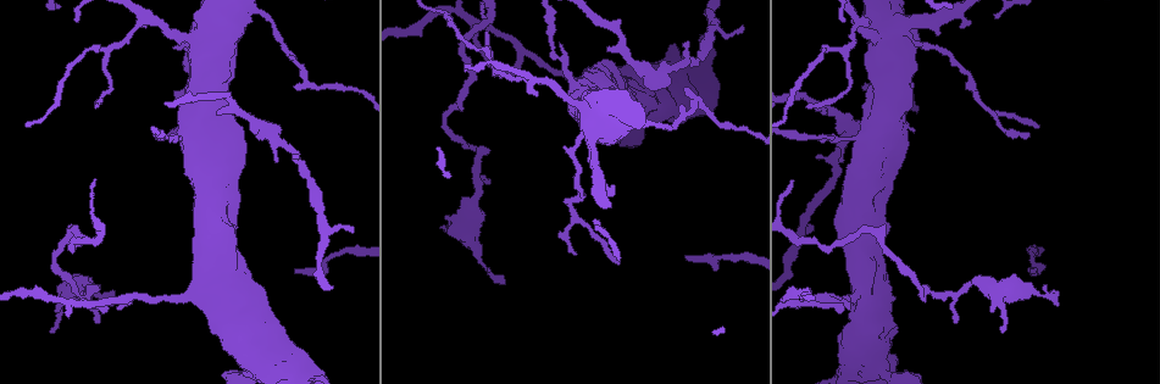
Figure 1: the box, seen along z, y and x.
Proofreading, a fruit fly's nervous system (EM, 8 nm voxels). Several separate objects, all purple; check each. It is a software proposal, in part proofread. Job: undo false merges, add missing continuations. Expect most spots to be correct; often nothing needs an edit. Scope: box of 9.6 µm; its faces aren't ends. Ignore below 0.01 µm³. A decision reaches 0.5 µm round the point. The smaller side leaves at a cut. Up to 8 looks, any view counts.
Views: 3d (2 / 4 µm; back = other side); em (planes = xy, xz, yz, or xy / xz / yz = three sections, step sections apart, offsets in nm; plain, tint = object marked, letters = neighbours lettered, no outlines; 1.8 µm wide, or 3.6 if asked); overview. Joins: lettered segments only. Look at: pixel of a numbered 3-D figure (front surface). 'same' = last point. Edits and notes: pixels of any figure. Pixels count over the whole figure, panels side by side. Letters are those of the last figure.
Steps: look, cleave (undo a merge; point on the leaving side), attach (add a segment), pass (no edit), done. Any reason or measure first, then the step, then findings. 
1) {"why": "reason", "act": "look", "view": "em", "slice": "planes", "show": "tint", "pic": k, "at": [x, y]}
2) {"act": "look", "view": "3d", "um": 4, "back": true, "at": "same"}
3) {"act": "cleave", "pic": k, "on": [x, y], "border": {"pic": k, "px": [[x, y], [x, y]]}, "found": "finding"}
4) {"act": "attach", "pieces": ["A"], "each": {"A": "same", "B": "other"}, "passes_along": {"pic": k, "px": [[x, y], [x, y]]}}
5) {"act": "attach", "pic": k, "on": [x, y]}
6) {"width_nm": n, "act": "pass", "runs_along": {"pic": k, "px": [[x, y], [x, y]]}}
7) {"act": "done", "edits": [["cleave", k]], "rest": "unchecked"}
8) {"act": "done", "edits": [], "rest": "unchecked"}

{"why": "sudden change in width", "act": "look", "view": "3d", "um": 4, "pic": 1, "at": [965, 289]}

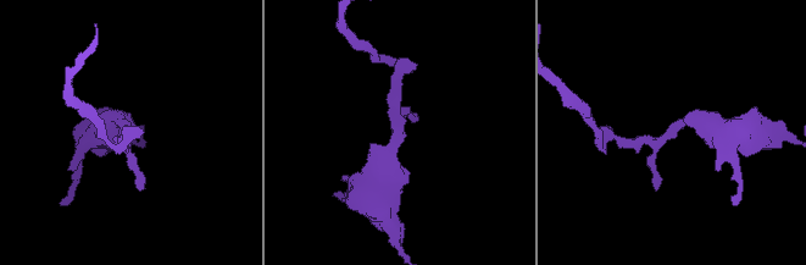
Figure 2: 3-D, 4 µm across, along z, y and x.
{"act": "look", "view": "em", "slice": "xy", "step": 4, "show": "tint", "pic": 2, "at": [397, 132]}

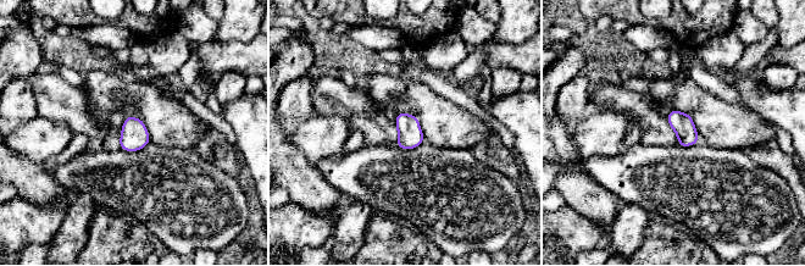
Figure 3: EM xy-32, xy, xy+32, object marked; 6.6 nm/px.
{"act": "look", "view": "em", "slice": "planes", "show": "letters", "at": "same"}

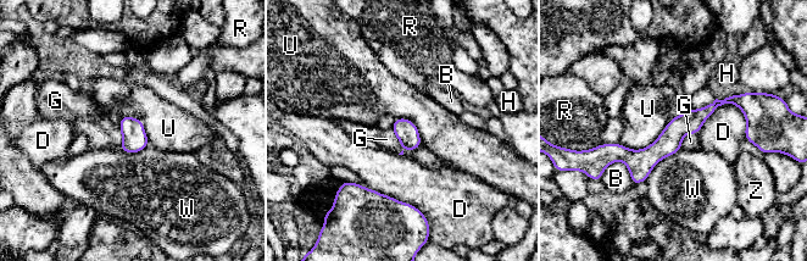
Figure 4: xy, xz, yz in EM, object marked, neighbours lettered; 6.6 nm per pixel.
{"longest_contact_nm": ["U", 500], "act": "pass", "each": {"B": "other", "D": "other", "G": "other", "H": "other", "R": "other", "U": "other", "W": "other", "Z": "other"}, "border": {"pic": 4, "px": [[391, 128], [405, 149], [421, 145]]}, "found": "continuous, no second neuron"}

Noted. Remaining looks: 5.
{"why": "an open end", "act": "look", "view": "em", "slice": "yz", "step": 4, "show": "tint", "pic": 1, "at": [116, 309]}

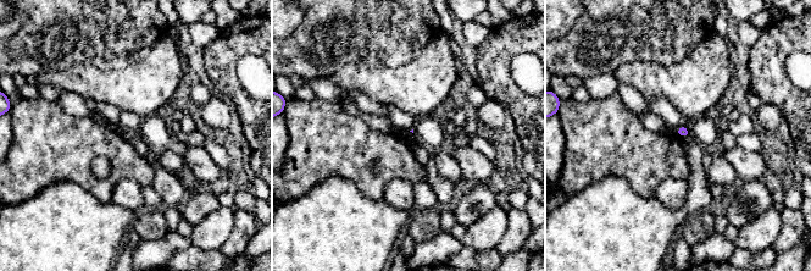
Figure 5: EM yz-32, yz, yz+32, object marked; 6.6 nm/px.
{"act": "look", "view": "em", "slice": "planes", "show": "letters", "at": "same"}

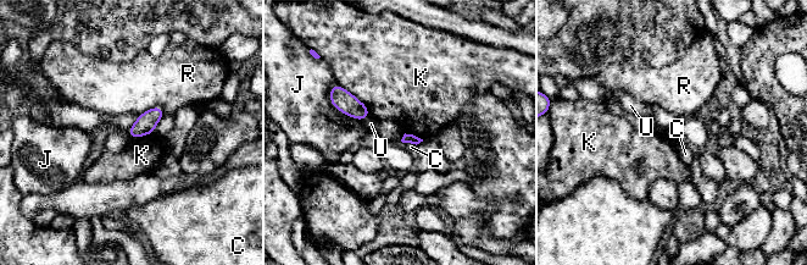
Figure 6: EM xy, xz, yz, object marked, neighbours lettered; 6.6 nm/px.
{"act": "pass", "each": {"C": "other", "J": "other", "K": "other", "R": "other", "U": "other"}, "border": {"pic": 6, "px": [[337, 82], [352, 93], [369, 115]]}, "found": "none of them fits"}

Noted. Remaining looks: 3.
{"why": "abrupt turn", "act": "look", "view": "3d", "um": 2, "back": true, "pic": 1, "at": [459, 50]}

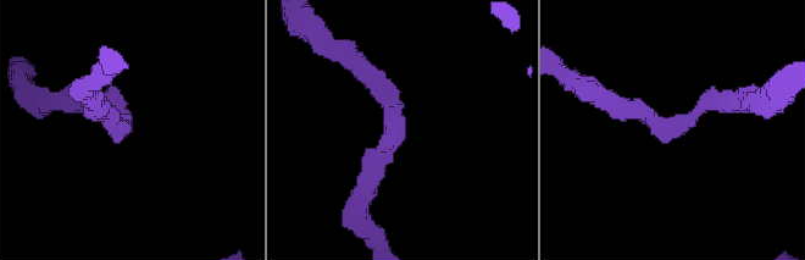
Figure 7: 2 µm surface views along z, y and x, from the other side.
{"act": "look", "view": "em", "slice": "planes", "show": "letters", "pic": 7, "at": [121, 127]}

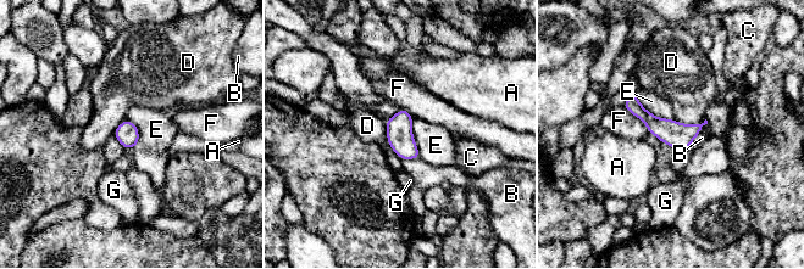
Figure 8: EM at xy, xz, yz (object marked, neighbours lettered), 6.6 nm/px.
{"width_nm": 150, "act": "pass", "each": {"A": "other", "B": "other", "C": "other", "D": "other", "E": "other", "F": "other", "G": "other"}, "border": {"pic": 8, "px": [[674, 119], [681, 123], [707, 124]]}, "found": "one neuron here"}

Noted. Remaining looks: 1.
{"act": "done", "edits": [], "rest": "unchecked"}

